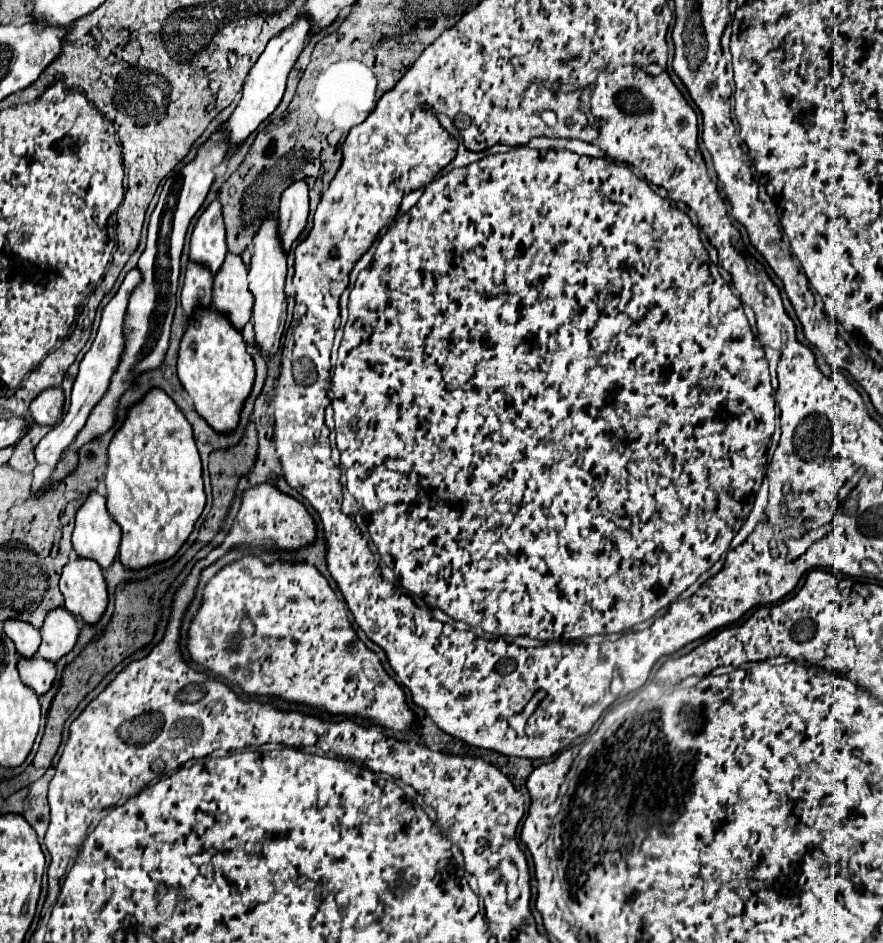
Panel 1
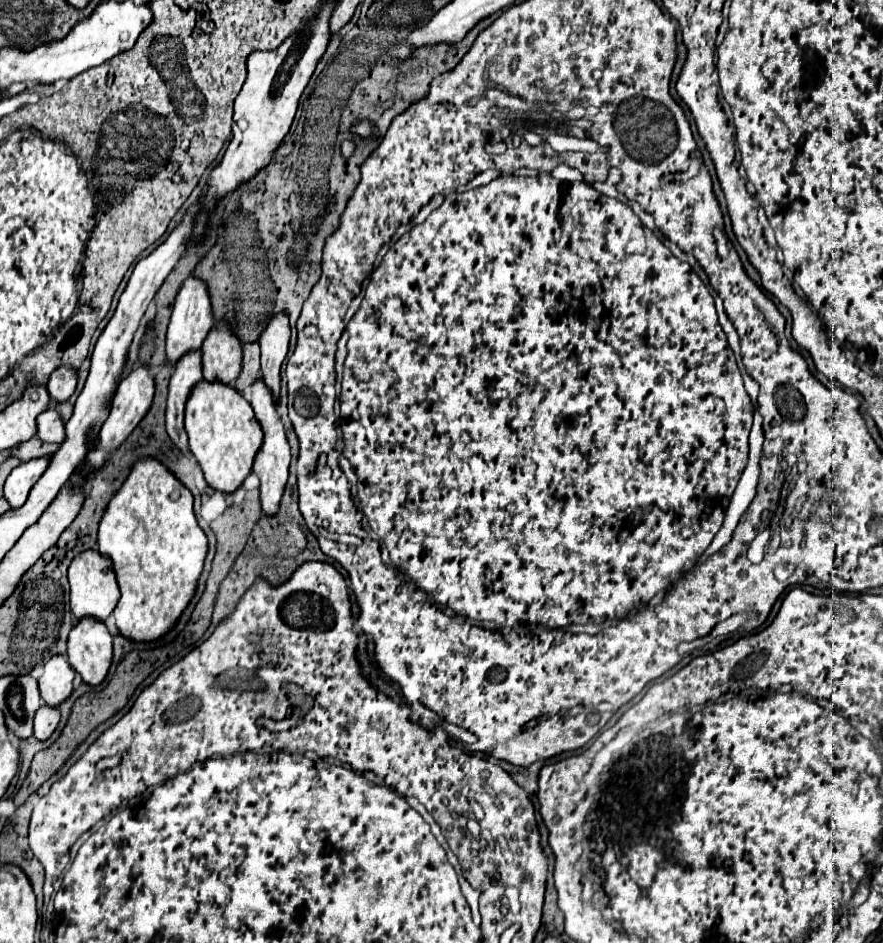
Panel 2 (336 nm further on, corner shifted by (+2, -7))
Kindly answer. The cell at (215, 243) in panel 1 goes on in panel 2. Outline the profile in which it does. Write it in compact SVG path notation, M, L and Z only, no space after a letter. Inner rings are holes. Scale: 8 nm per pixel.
M191 273L183 281L183 285L175 297L173 315L171 315L171 323L167 329L167 361L171 361L175 365L175 361L185 351L199 349L211 327L213 327L213 309L211 309L211 295L207 291L207 283Z

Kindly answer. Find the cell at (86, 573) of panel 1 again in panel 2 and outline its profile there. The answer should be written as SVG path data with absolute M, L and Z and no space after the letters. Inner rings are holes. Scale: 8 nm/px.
M83 617L69 633L67 659L71 667L89 685L99 685L111 665L113 637L105 623L95 617Z

